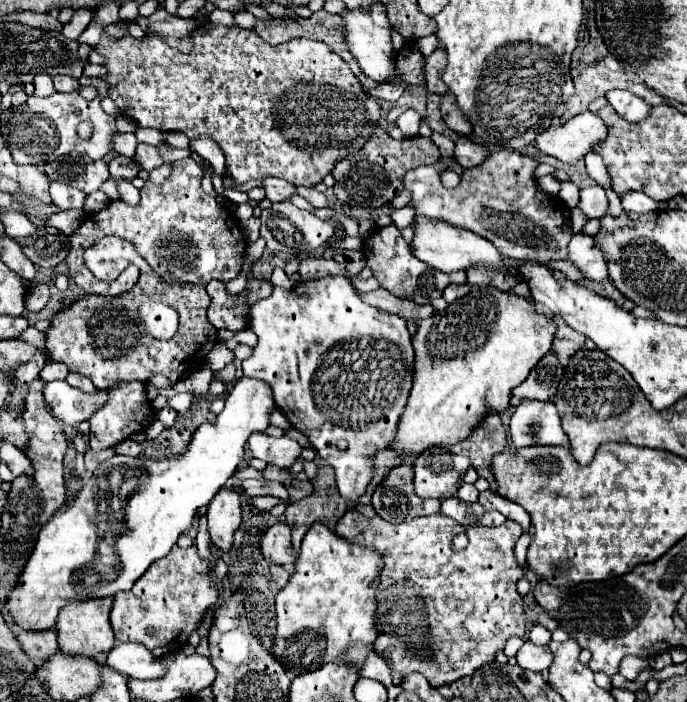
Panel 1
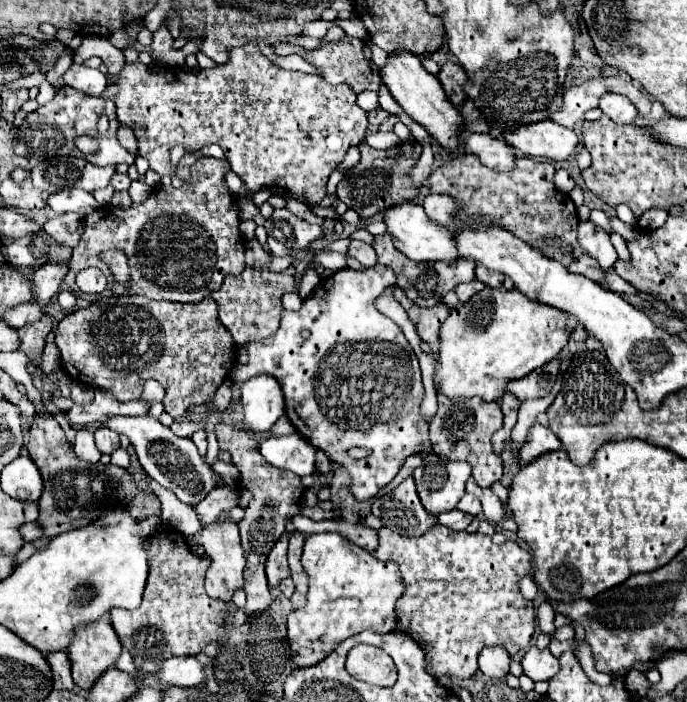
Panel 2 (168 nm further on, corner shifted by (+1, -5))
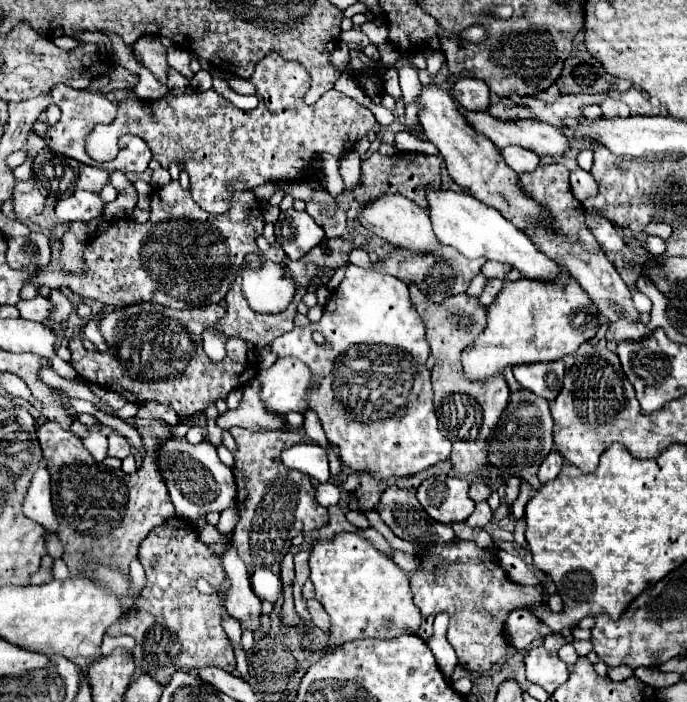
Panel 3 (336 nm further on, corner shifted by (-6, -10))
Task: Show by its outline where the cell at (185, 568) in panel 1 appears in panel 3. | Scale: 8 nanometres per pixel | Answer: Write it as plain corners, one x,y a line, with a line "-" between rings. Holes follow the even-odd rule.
180,518
156,526
142,540
138,560
146,572
146,586
140,592
140,612
108,628
110,636
128,634
136,640
132,652
136,668
162,686
178,670
198,670
204,666
216,666
228,672
236,670
236,656
222,628
222,604
218,596
224,570
220,568
220,558
198,538
194,526
-
198,578
208,580
214,592
200,594
196,590

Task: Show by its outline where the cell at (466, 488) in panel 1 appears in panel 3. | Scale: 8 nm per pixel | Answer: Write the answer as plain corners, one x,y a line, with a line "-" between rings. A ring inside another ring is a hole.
478,502
476,508
474,508
474,512
468,516
466,524
472,526
472,528
476,528
476,526
478,528
484,528
490,520
492,520
492,510
490,510
488,502

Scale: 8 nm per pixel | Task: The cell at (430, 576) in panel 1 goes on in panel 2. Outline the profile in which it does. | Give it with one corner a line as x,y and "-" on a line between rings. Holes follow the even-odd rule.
433,525
421,537
401,537
399,533
383,527
379,529
379,549
373,551
377,559
395,561
399,565
401,577
405,581
405,595
397,601
397,617
407,615
411,625
407,633
427,643
427,671
433,677
457,677
467,679
477,671
477,655
481,649
491,645
501,645
513,657
517,651
525,649
535,633
535,607
519,593
519,581
527,577
533,569
531,553
521,549
517,543
507,541
495,545
491,537
481,533
453,531
445,525

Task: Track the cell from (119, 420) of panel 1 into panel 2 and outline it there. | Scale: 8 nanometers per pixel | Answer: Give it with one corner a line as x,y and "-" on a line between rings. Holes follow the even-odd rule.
97,429
95,431
95,443
97,443
97,449
101,453
113,453
115,449
121,447
119,435
111,429

